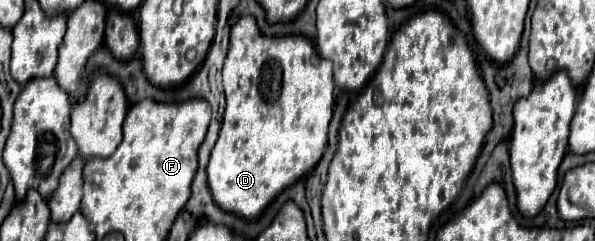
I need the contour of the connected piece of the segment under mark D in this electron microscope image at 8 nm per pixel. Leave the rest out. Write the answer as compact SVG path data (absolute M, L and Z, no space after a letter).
M245 16L241 18L229 36L229 52L223 64L223 86L225 86L225 98L227 98L227 106L225 106L225 116L221 122L221 134L217 144L211 150L211 158L207 164L207 180L209 180L209 190L213 194L213 200L219 208L227 210L227 212L235 212L243 218L257 218L263 208L279 194L283 192L287 186L295 184L297 180L301 180L303 176L307 176L315 164L319 162L319 158L323 156L325 144L327 144L327 126L333 114L333 104L335 104L335 84L333 84L333 70L329 66L329 60L323 60L321 54L315 50L315 46L301 34L287 34L287 36L263 36L257 20L253 16Z

